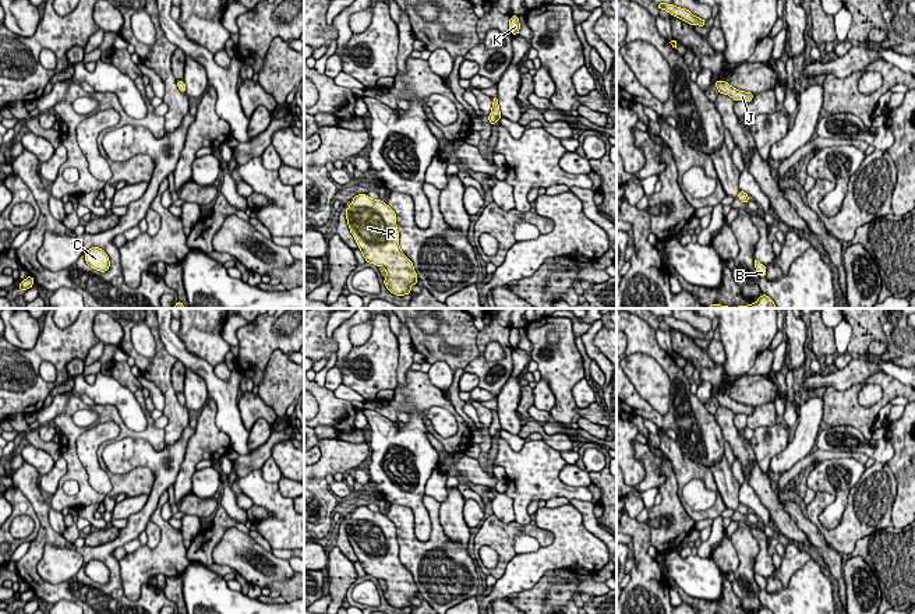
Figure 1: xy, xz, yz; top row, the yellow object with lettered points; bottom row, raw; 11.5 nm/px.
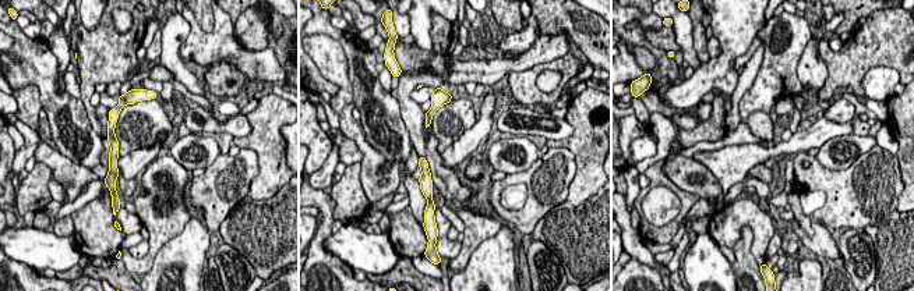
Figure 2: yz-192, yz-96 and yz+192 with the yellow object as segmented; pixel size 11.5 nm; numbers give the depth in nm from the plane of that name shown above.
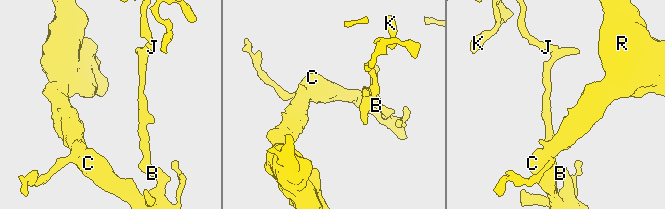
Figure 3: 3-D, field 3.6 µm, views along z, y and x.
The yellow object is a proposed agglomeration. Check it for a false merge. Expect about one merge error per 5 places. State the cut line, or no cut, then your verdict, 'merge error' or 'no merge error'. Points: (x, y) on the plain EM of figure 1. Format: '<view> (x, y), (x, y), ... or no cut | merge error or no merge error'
no cut | no merge error

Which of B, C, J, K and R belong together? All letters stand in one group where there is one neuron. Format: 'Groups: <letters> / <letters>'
Groups: B C J K R

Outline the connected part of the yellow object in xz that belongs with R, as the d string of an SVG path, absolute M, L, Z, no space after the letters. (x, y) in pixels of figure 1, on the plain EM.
M358 507L353 511L351 518L346 522L346 532L358 561L367 575L384 579L386 590L384 597L396 607L411 607L410 599L417 597L417 586L413 575L403 567L399 560L399 543L395 523L381 512L372 512L367 507Z

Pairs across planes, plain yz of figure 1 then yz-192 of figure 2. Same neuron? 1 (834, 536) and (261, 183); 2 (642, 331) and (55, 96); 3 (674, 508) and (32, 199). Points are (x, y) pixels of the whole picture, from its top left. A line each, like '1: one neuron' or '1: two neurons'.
1: two neurons
2: one neuron
3: one neuron

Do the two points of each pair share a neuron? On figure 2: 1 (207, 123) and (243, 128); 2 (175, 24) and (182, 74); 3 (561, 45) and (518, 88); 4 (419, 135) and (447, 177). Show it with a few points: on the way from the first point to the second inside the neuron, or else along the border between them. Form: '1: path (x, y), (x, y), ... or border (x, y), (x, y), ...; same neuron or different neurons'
1: path (215, 126), (235, 126); same neuron
2: path (173, 36), (173, 61); same neuron
3: border (568, 52), (530, 68), (511, 71); different neurons
4: path (426, 145), (437, 167); same neuron

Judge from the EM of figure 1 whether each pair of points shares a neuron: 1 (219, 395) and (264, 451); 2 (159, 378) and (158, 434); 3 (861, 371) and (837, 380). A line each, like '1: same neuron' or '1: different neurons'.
1: different neurons
2: different neurons
3: same neuron

